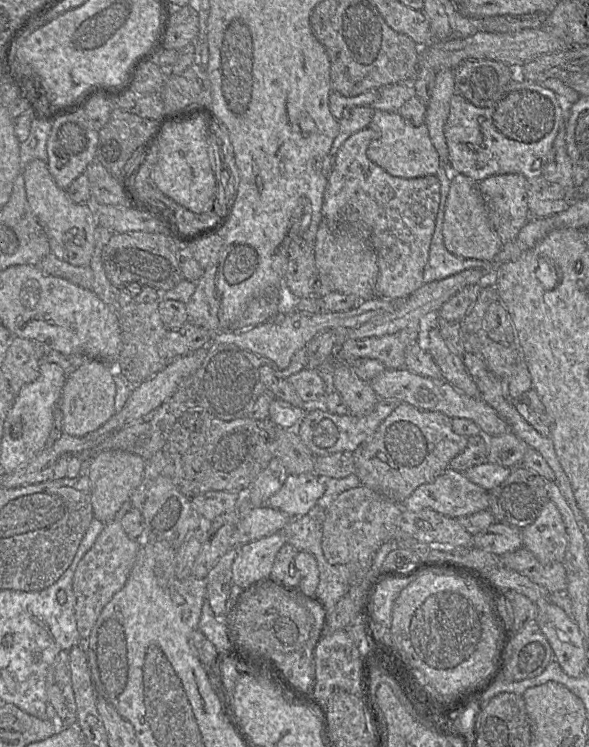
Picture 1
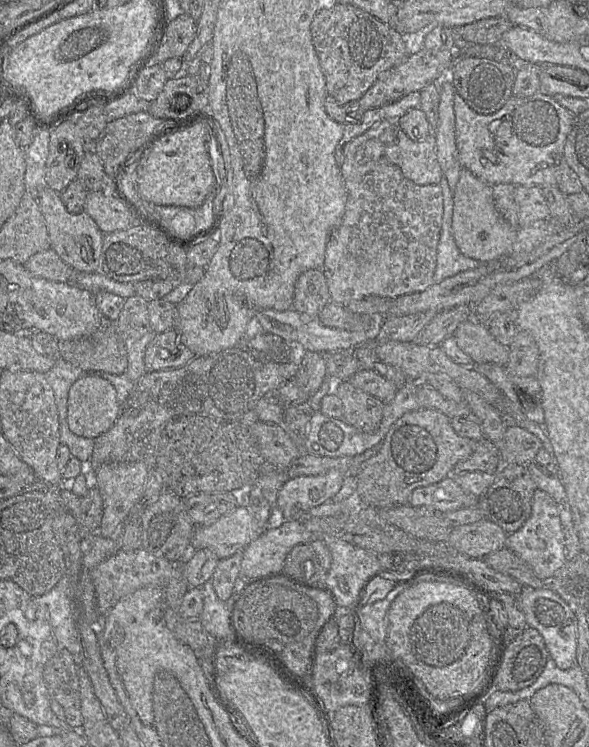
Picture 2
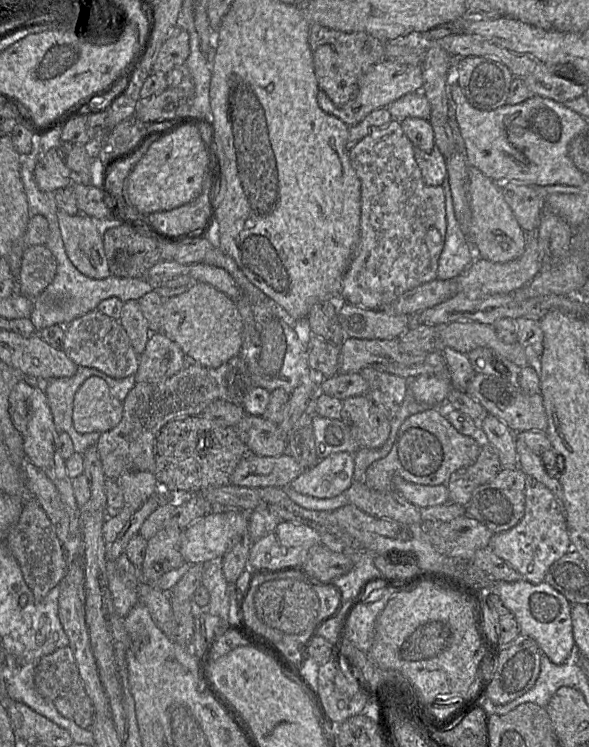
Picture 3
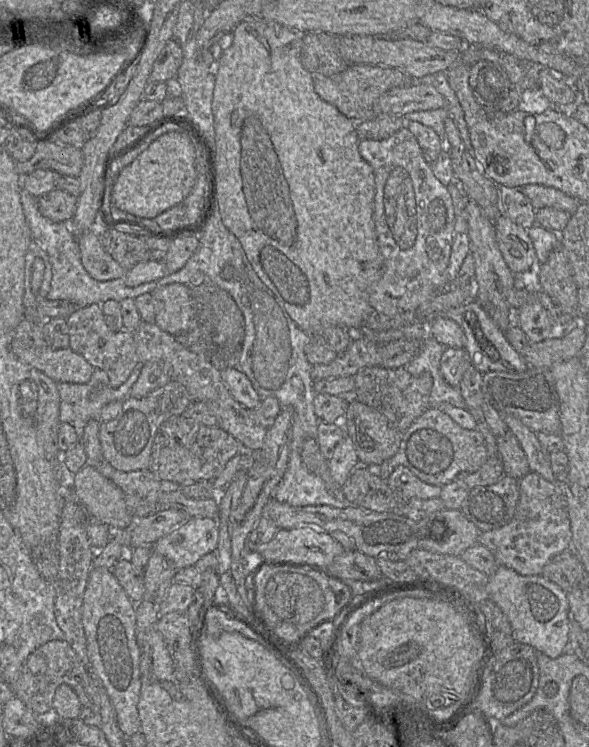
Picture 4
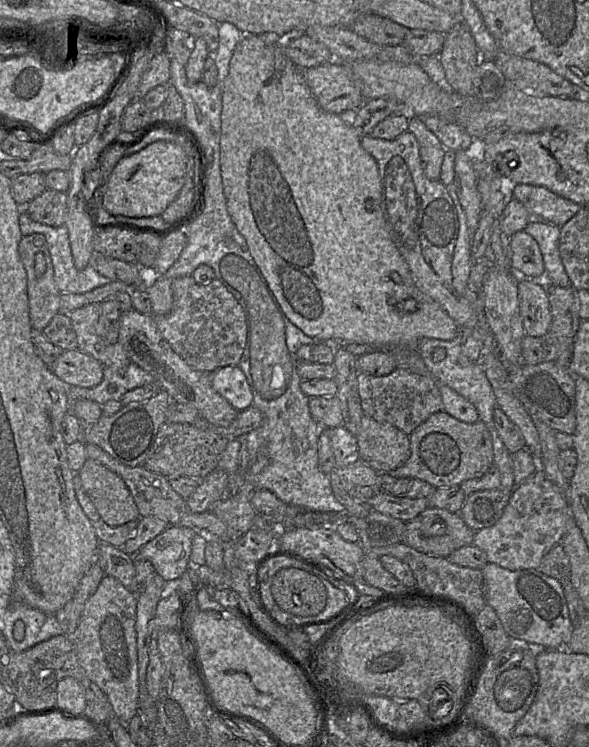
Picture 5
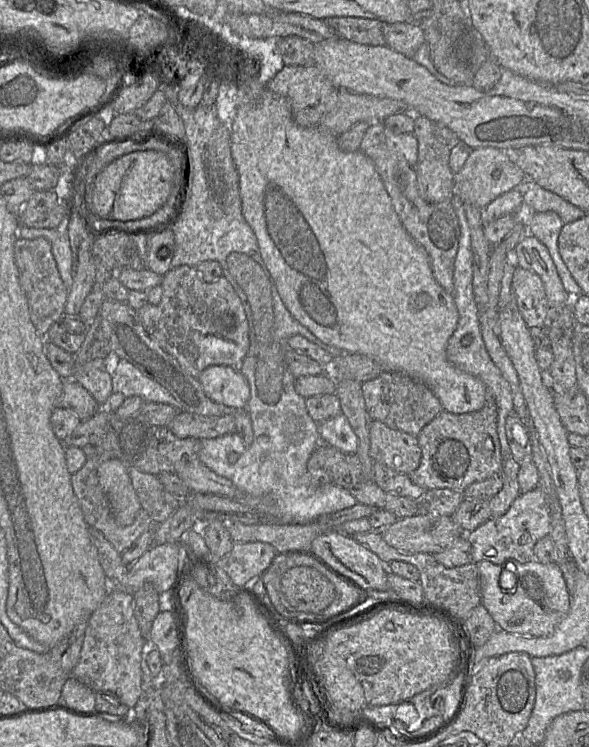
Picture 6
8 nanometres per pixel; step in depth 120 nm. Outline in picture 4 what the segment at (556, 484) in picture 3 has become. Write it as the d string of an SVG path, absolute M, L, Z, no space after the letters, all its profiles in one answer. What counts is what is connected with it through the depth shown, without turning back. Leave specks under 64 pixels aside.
M501 415L523 449L530 471L538 473L548 481L557 482L550 467L549 453L539 443L536 432L511 415Z

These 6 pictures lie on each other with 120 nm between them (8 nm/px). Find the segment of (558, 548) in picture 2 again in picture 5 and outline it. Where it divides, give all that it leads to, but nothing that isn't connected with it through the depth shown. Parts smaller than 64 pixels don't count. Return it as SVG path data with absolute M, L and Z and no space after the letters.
M542 469L516 485L500 519L491 527L476 531L472 545L486 554L487 563L510 571L537 569L542 558L560 544L571 525L571 511L566 494Z

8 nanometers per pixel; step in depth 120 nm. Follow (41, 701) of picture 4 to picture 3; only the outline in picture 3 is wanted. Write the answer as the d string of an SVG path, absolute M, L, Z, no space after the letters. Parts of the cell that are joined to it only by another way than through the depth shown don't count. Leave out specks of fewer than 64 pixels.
M65 646L43 656L35 668L34 683L38 693L50 701L66 698L73 708L72 720L82 729L91 728L95 709L85 690L71 647Z

